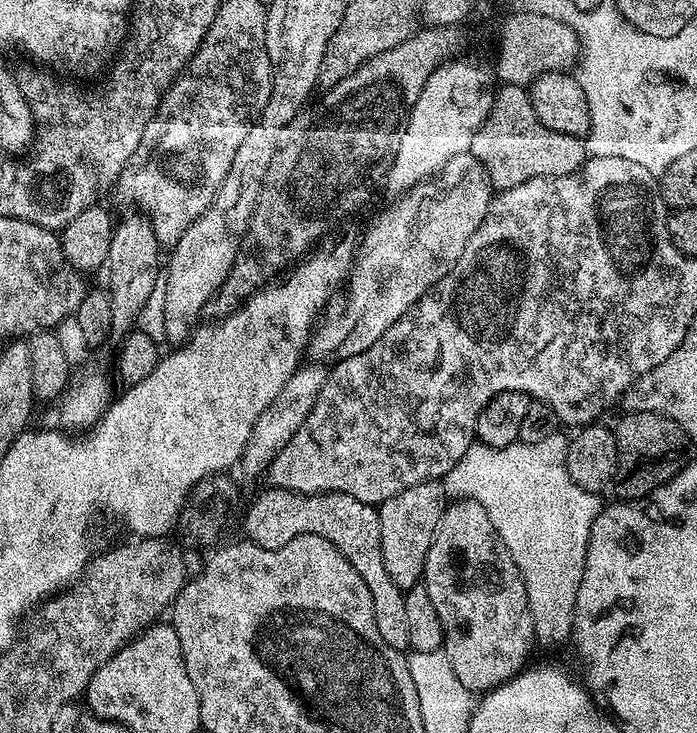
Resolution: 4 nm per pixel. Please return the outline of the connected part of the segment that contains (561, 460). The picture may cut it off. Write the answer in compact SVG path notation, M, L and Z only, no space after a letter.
M558 430L542 438L542 442L517 442L505 448L491 448L473 442L442 478L445 497L471 498L486 510L488 521L494 526L504 551L516 563L516 569L524 580L536 640L544 644L554 643L563 632L565 635L569 631L572 611L576 609L576 592L580 589L580 579L584 577L588 535L602 511L601 497L578 486L566 470L568 441L569 437Z

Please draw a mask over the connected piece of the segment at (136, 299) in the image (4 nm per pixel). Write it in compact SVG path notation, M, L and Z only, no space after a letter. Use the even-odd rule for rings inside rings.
M147 218L132 220L129 224L117 223L113 227L110 250L103 262L103 267L108 268L106 291L112 300L113 333L127 333L137 323L141 309L158 285L155 264L162 251L161 246L152 228L152 221Z

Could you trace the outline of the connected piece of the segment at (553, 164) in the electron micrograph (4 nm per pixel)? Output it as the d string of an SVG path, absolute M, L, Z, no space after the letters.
M504 86L495 93L486 136L483 131L476 132L472 146L480 145L485 138L489 142L487 158L482 161L485 170L496 172L500 184L511 184L512 187L534 178L549 180L552 176L568 176L580 169L586 159L585 141L542 126L532 109L529 93L518 86Z

